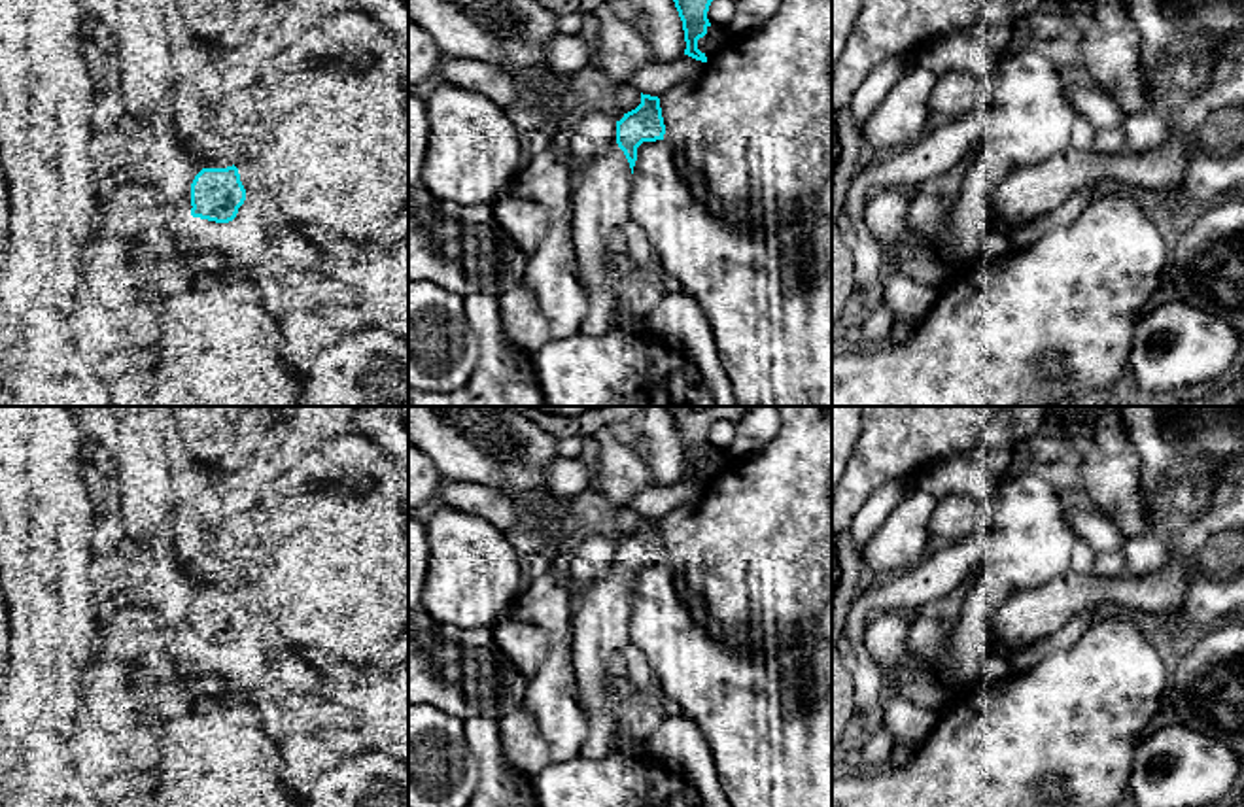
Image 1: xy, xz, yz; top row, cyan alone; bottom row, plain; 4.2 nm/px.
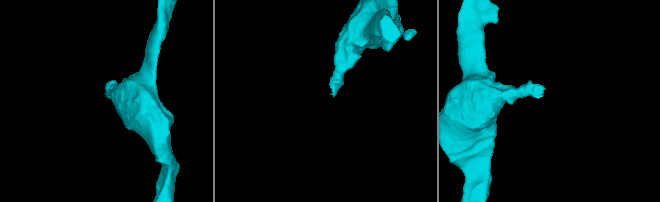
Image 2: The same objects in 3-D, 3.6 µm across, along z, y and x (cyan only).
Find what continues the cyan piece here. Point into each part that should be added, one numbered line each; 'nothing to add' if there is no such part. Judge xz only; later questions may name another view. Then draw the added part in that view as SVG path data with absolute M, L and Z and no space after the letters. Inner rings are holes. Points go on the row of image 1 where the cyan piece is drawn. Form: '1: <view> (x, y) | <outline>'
1: xz (600, 205) | M614 144L584 164L580 178L573 197L569 255L590 304L579 333L603 336L616 329L616 297L622 287L607 240L630 219L631 168Z

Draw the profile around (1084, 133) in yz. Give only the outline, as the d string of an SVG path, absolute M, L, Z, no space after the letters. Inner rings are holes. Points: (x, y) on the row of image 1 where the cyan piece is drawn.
M1078 113L1074 127L1072 127L1072 147L1076 149L1091 149L1095 146L1095 127L1091 125L1091 121Z

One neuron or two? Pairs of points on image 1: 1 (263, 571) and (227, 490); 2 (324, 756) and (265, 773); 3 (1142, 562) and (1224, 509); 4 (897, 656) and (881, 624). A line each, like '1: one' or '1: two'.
1: two
2: two
3: two
4: one

